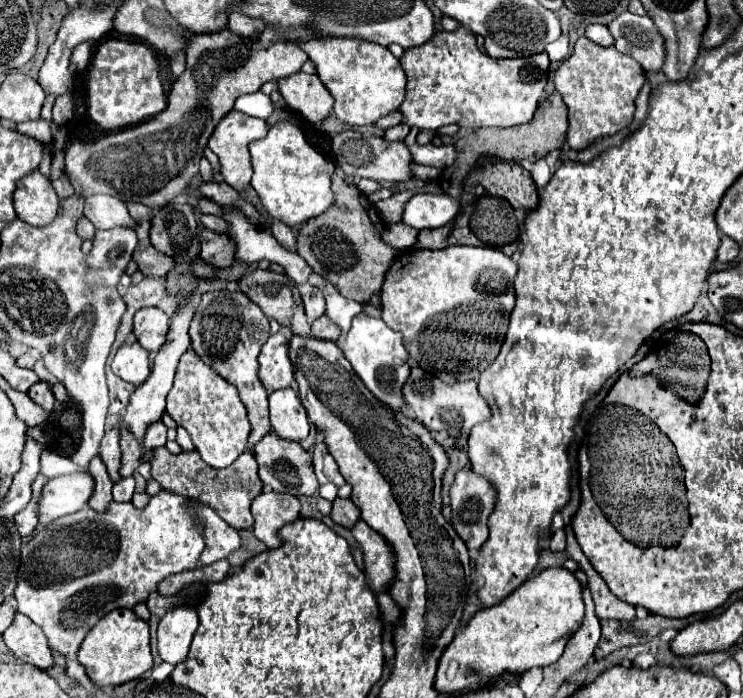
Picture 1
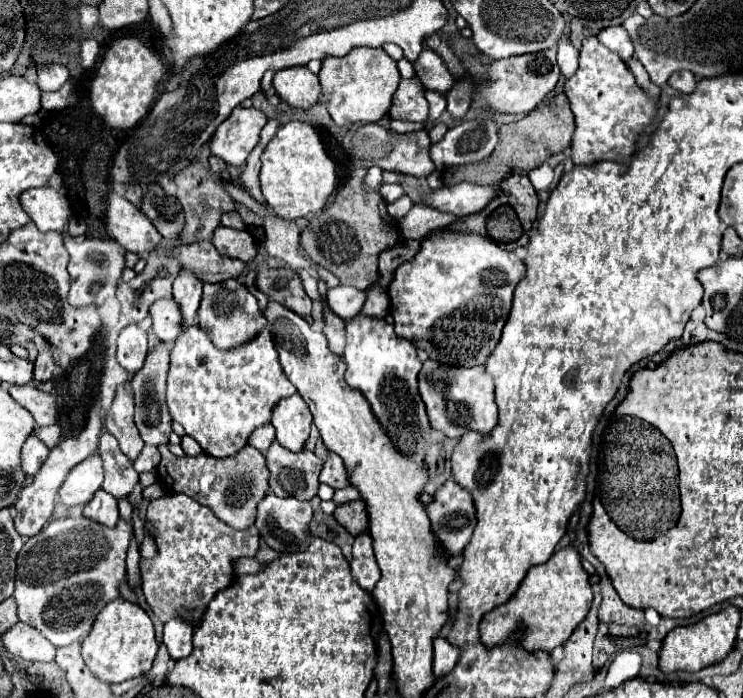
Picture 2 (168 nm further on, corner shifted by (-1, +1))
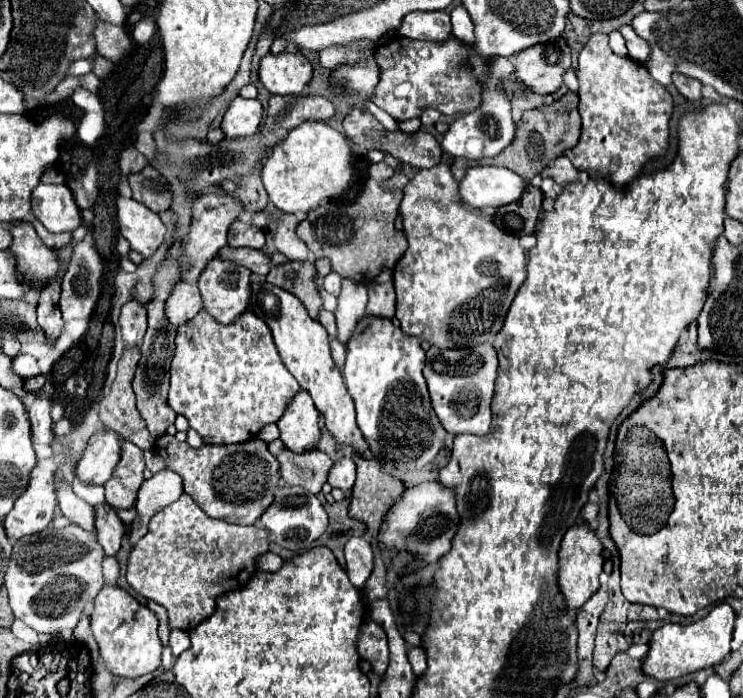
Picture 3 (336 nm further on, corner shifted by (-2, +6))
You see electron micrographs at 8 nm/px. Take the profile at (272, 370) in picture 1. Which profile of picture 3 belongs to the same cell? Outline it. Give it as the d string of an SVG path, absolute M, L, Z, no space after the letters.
M205 310L177 328L175 356L171 360L171 388L169 404L173 410L189 420L189 426L209 444L239 444L255 438L257 432L281 418L287 402L299 390L297 380L283 366L267 324L247 310L235 326L219 326Z

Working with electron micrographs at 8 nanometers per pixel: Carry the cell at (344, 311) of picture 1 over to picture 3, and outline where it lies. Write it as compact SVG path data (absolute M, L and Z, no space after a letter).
M335 272L327 274L327 276L323 278L323 286L325 286L325 290L327 290L327 292L331 292L331 294L339 296L339 292L341 292L341 276L339 276L339 274L335 274Z

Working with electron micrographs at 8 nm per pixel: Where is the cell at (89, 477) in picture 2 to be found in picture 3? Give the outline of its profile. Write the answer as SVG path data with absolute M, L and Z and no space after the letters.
M101 430L89 438L89 444L75 466L75 476L89 486L105 484L121 458L121 438L115 432Z

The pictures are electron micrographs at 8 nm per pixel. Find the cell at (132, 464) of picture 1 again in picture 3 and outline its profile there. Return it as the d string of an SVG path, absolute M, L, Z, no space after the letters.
M125 350L121 360L119 360L119 368L117 368L117 378L113 382L113 388L109 392L109 396L103 398L101 402L101 412L99 412L99 418L103 422L103 426L107 430L115 430L123 440L129 440L133 442L135 446L139 446L141 450L151 450L153 444L155 444L155 438L149 434L149 430L145 428L145 422L143 418L139 416L137 408L135 408L135 394L131 390L131 380L133 380L133 374L135 374L135 366L141 358L141 352L139 350Z

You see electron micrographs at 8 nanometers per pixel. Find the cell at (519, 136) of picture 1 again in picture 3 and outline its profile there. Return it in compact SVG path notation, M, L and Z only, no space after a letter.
M567 92L561 100L537 108L537 110L527 110L523 112L519 124L519 138L515 138L501 154L497 154L495 158L485 158L479 162L467 162L465 158L455 158L451 164L451 172L453 178L459 182L463 176L463 172L467 172L467 168L475 166L475 164L487 164L487 166L503 166L513 170L515 174L523 176L525 180L531 180L535 174L539 174L547 164L551 164L557 156L561 156L567 148L573 148L579 140L581 134L581 120L579 120L579 112L577 112L577 94L575 92Z

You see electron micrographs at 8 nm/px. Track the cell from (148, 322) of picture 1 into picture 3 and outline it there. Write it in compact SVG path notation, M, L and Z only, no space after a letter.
M179 282L179 286L173 288L171 296L165 302L165 316L167 316L169 324L173 324L177 328L183 322L195 318L201 308L203 308L203 300L201 300L199 288Z

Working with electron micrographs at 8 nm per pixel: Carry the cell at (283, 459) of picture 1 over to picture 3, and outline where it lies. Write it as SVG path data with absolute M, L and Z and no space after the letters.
M283 448L281 454L277 456L277 460L279 460L279 474L281 474L283 482L287 486L301 486L301 488L309 490L311 494L321 492L321 486L327 482L327 470L333 466L331 458L319 450L307 450L301 454L295 454L289 448Z

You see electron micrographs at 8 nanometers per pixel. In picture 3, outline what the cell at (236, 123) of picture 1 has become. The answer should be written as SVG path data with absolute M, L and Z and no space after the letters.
M237 96L223 116L221 130L225 138L245 138L259 130L263 118L263 106L259 100L245 100Z

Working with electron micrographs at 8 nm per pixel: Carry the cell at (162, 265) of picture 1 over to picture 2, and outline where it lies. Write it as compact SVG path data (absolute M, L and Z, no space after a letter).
M210 241L180 247L176 255L180 265L192 269L204 283L220 283L230 277L238 279L246 271L246 263L220 255Z

